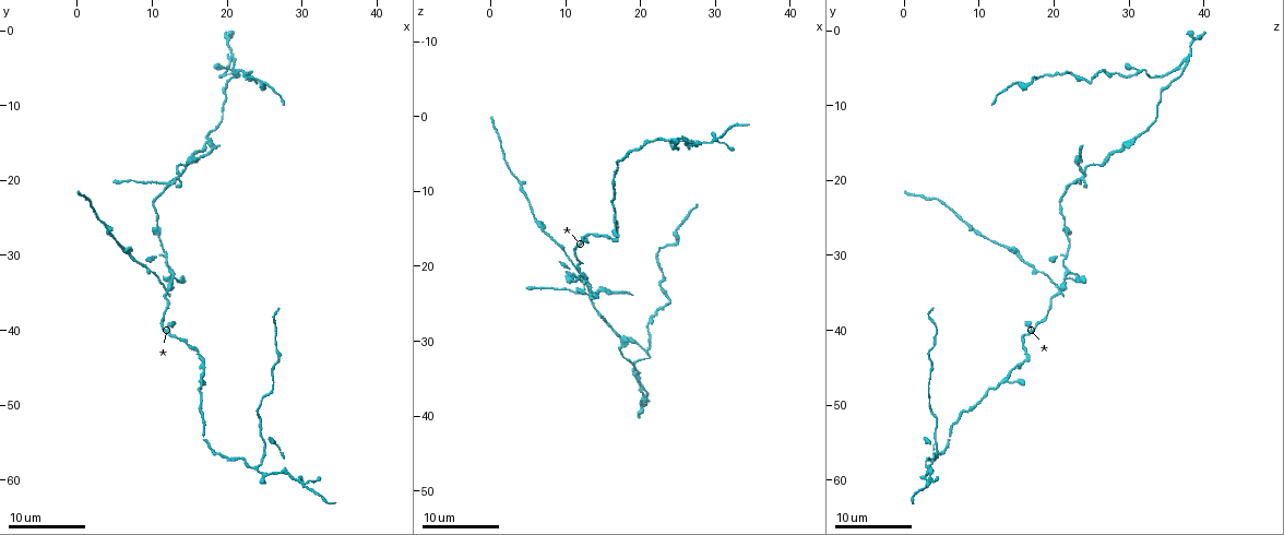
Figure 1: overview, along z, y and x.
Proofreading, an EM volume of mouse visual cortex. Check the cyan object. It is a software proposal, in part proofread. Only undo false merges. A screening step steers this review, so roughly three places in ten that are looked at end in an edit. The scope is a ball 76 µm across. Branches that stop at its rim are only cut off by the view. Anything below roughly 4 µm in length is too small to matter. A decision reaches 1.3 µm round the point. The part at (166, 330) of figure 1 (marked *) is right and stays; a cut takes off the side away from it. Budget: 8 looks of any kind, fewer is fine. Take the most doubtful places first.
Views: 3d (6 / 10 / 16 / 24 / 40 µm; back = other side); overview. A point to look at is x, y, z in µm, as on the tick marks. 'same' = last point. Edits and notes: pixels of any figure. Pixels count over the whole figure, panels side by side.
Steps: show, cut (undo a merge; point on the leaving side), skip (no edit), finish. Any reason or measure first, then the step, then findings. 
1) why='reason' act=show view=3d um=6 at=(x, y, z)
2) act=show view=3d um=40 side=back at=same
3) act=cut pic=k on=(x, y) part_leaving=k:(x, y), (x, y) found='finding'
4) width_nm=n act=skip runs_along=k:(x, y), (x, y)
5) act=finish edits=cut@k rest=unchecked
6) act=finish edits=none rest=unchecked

why='looks like a crossing' act=show view=3d um=10 at=(12.0, 34.5, 21.0)

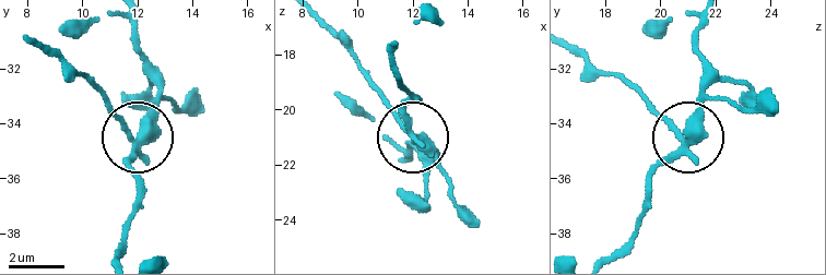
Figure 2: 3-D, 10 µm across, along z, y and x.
width_nm=270 act=cut pic=2 on=(119, 116) part_leaving=2:(134, 147), (106, 100), (36, 44) found='a second neuron is stuck on'

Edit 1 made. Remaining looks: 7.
why='three-way junction' act=show view=3d um=10 at=(24.0, 58.5, 3.5)

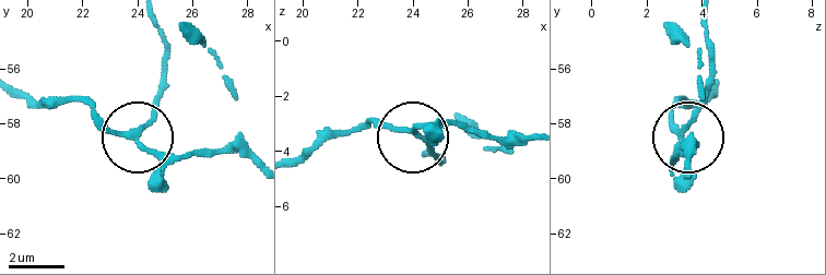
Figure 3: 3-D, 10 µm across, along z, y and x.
side_arm_um=13 arms=3 act=skip found='all the same neuron'

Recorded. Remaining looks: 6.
act=show view=overview

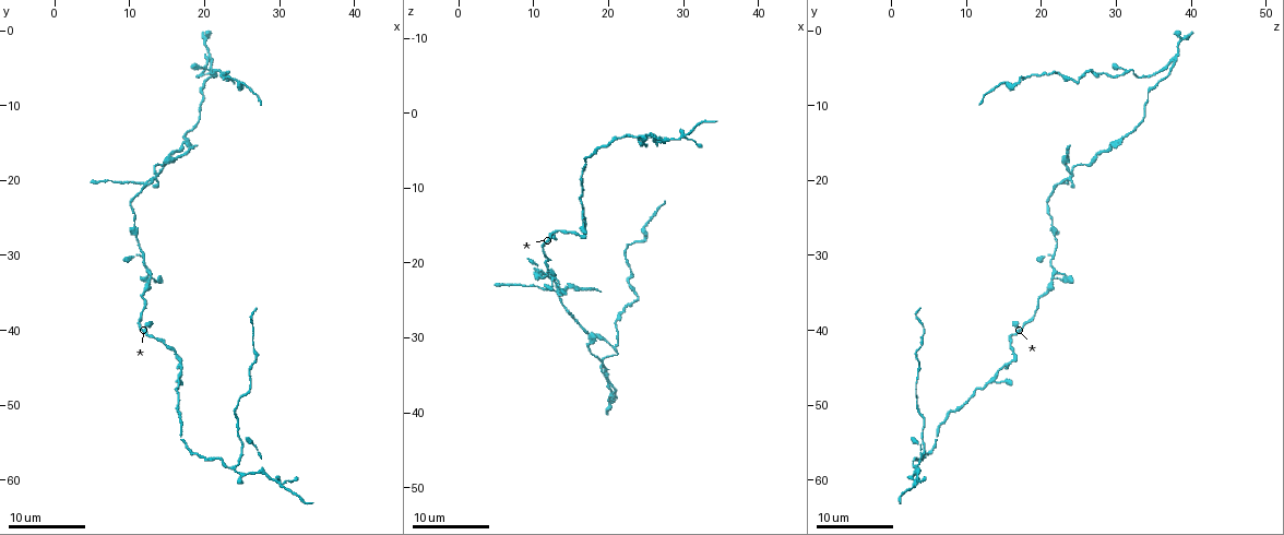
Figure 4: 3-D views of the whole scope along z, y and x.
why='sudden change in width' act=show view=3d um=10 at=(10.5, 25.5, 21.5)

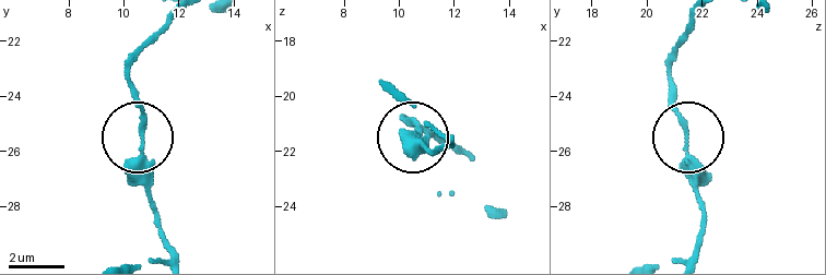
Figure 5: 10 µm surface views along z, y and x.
why='other side' act=show view=3d um=10 side=back at=(10.7, 25.3, 21.4)

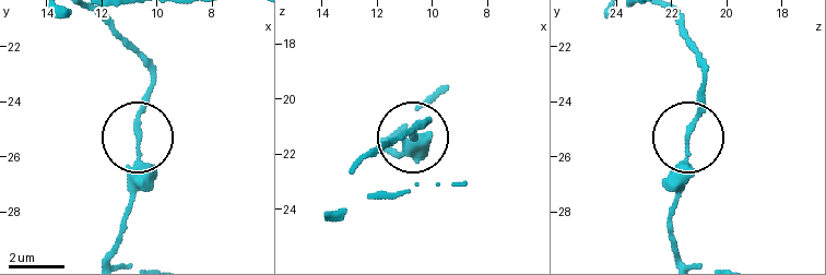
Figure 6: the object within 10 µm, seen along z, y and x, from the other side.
act=skip runs_along=6:(114, 254), (132, 191), (139, 114), (153, 60) found='continuous, no second neuron'

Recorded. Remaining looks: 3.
why='narrows sharply' act=show view=3d um=16 at=(16.5, 43.0, 16.5)

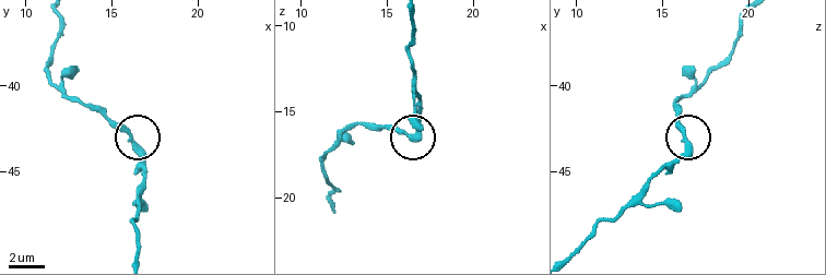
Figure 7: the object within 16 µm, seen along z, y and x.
act=skip runs_along=7:(333, 144), (364, 124), (391, 124), (410, 135), (420, 112) found='all the same neuron'

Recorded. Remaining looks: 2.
act=finish edits=cut@2 rest=unchecked

